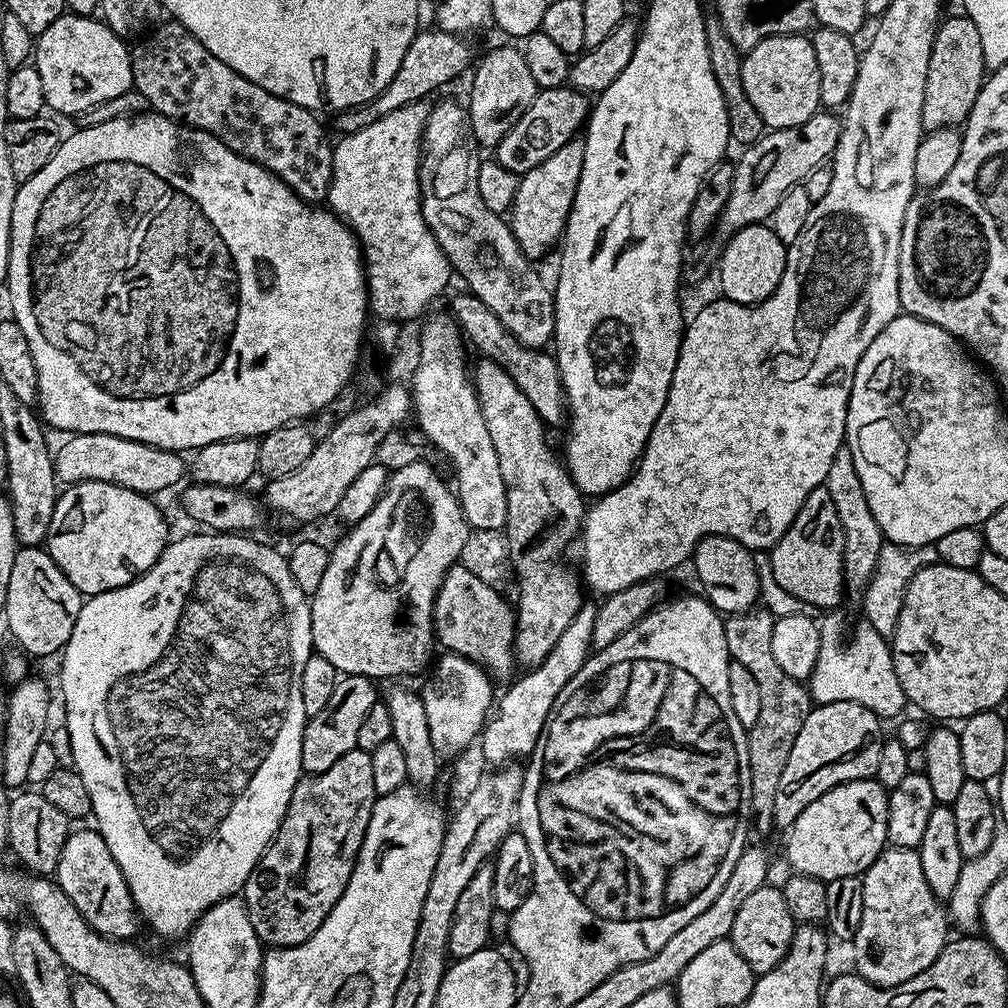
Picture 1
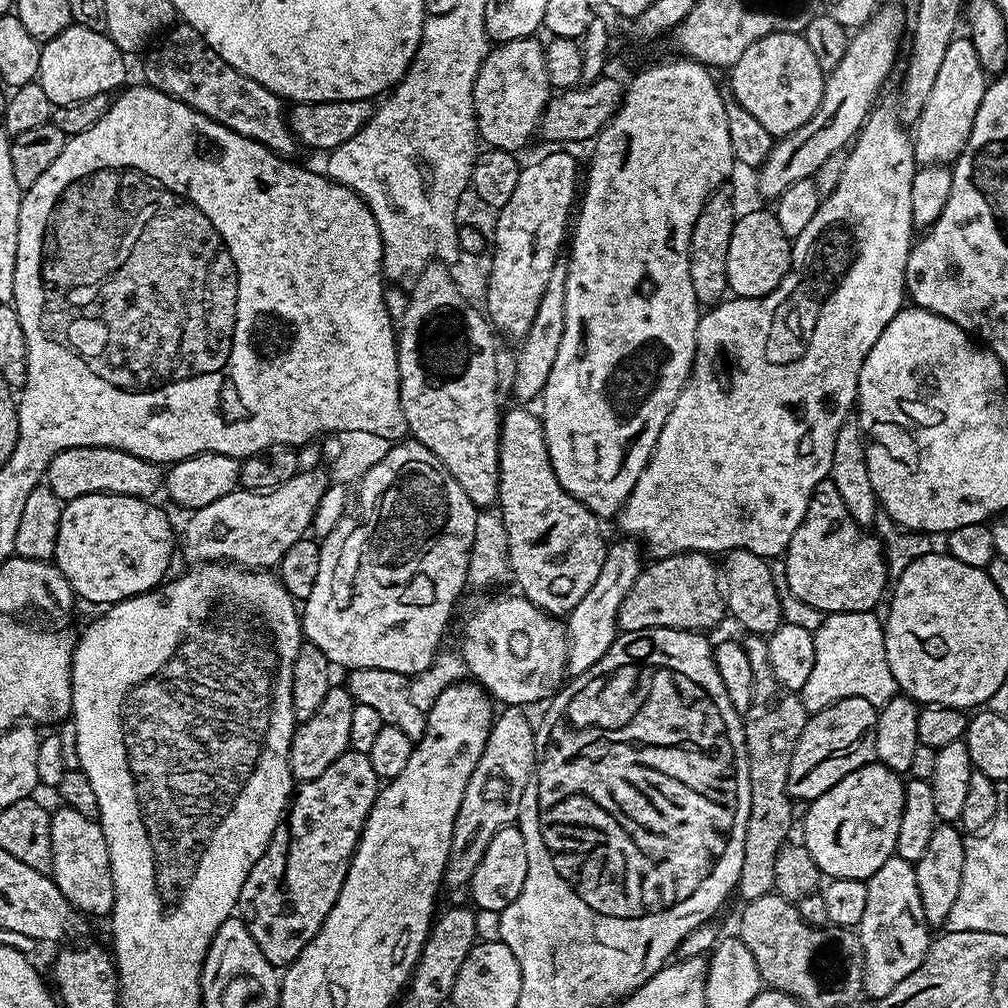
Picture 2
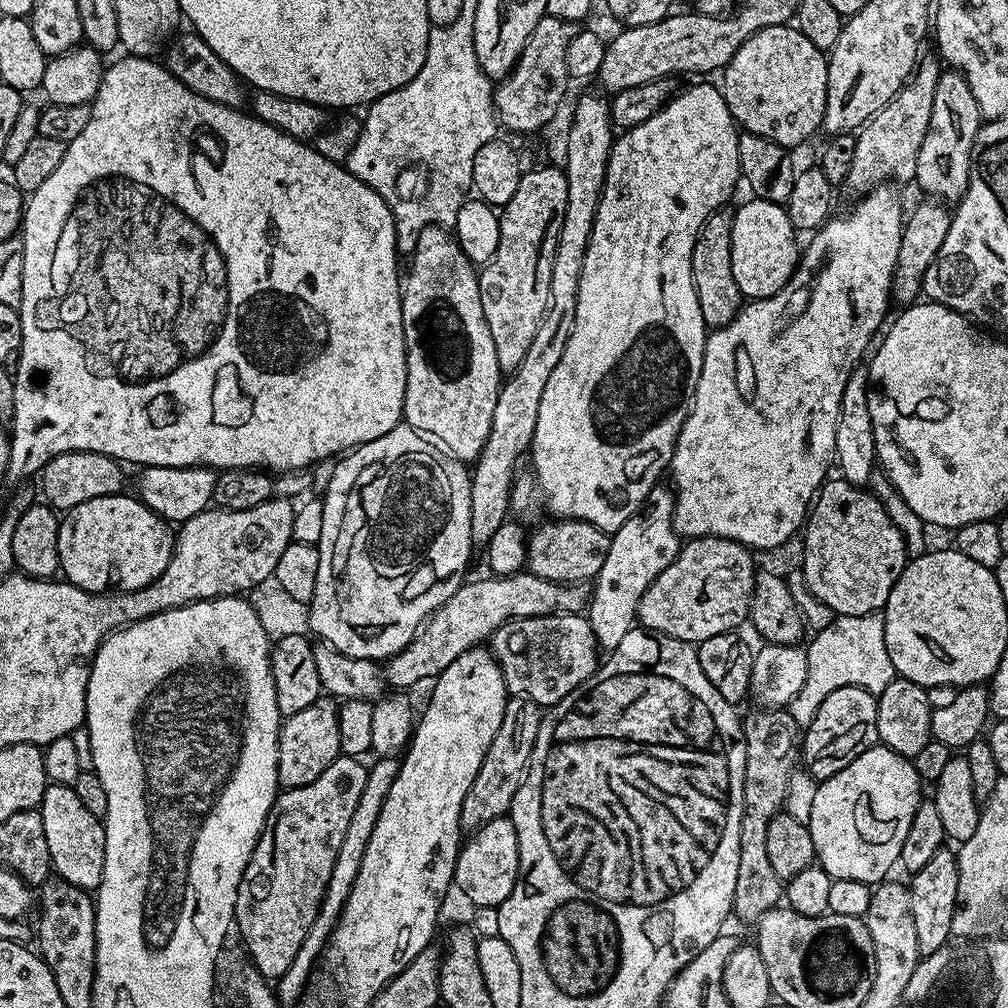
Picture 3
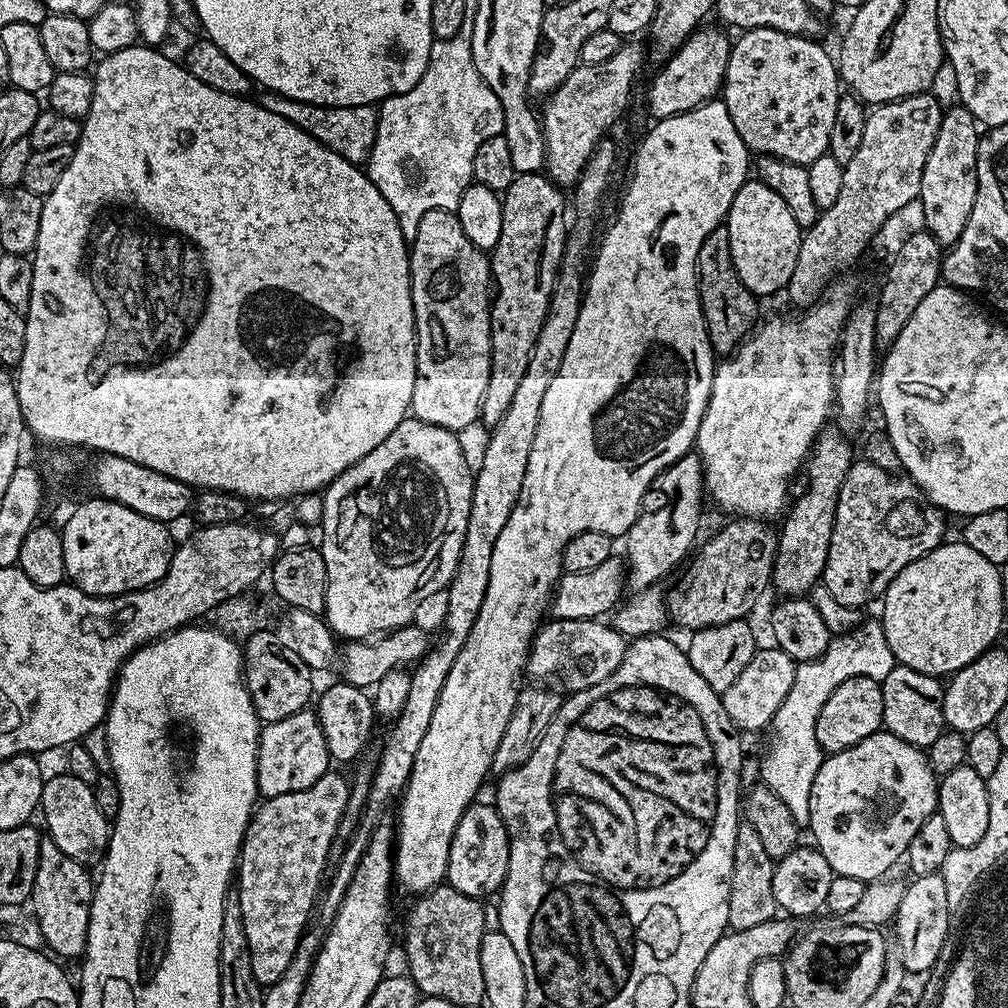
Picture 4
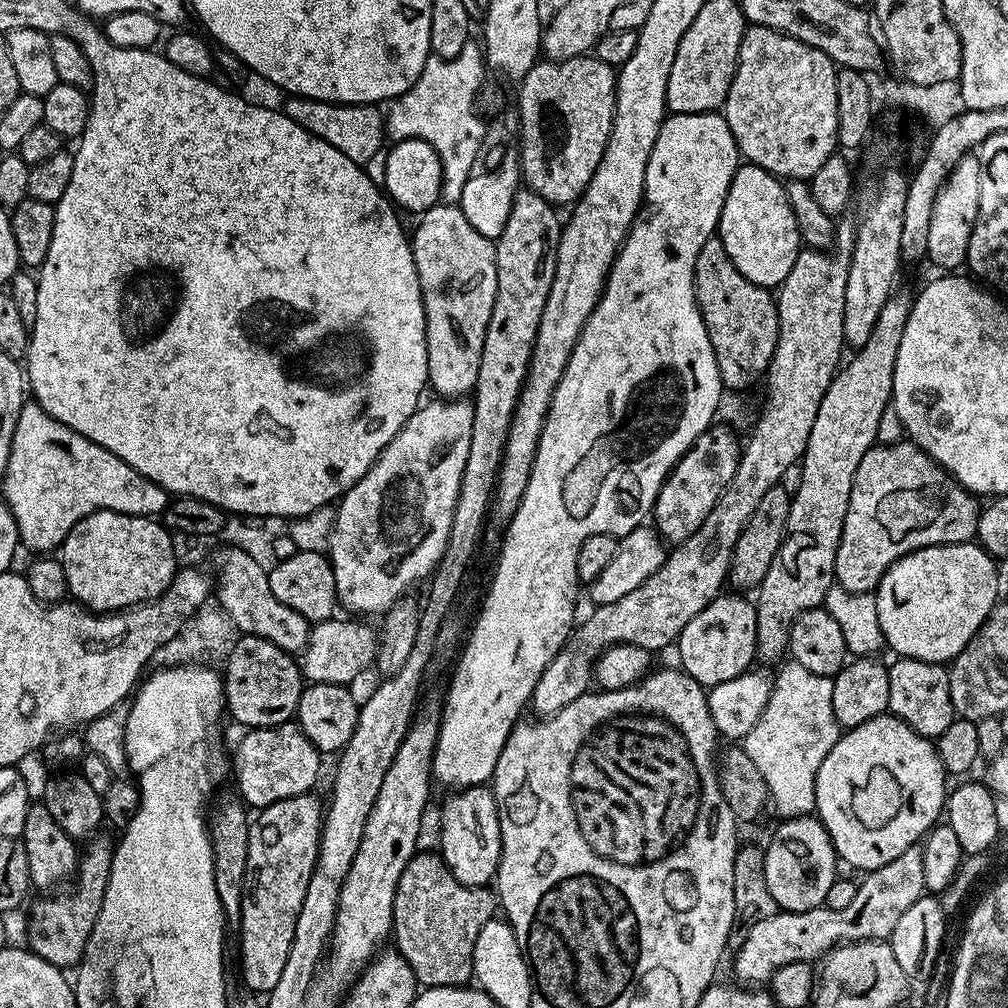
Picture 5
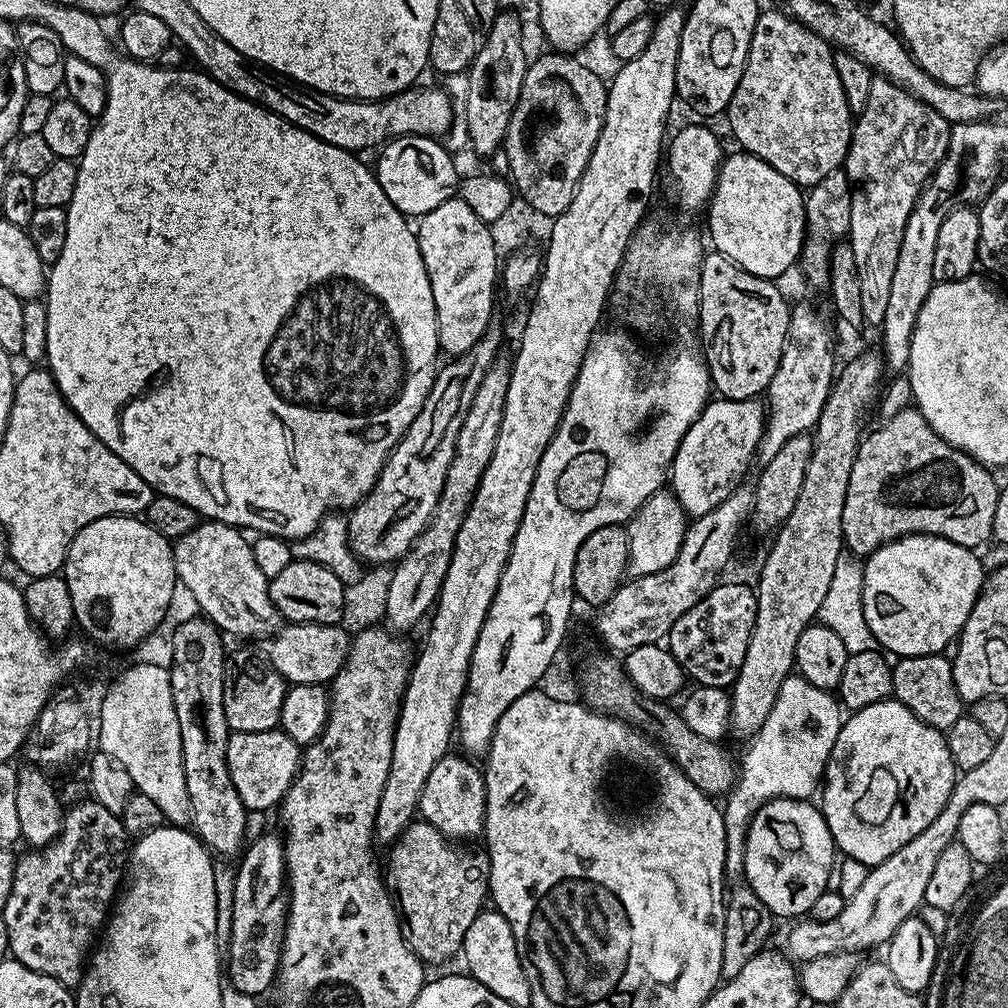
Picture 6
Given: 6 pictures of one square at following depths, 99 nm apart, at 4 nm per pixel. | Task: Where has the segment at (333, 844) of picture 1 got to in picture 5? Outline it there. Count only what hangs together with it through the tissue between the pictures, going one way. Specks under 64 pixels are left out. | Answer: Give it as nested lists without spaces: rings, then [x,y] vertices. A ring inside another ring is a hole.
[[[305,794],[274,802],[269,808],[259,809],[260,817],[248,825],[249,853],[238,935],[240,976],[252,992],[267,994],[274,990],[286,967],[290,942],[294,942],[294,922],[298,922],[298,910],[302,910],[302,898],[306,898],[306,886],[310,886],[316,856],[320,853],[322,804],[314,797]]]

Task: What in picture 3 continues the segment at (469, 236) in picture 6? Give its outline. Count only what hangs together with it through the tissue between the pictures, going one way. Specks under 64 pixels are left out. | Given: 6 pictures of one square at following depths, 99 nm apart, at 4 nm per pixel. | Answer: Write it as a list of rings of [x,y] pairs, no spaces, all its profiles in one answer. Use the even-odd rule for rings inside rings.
[[[432,224],[418,234],[410,260],[412,265],[409,268],[407,265],[400,294],[406,342],[406,394],[402,420],[417,432],[439,442],[455,459],[475,462],[486,446],[490,422],[494,422],[494,402],[498,402],[502,383],[498,350],[494,350],[494,338],[490,338],[490,326],[486,326],[486,314],[482,314],[478,268],[460,249],[455,235],[439,224]]]

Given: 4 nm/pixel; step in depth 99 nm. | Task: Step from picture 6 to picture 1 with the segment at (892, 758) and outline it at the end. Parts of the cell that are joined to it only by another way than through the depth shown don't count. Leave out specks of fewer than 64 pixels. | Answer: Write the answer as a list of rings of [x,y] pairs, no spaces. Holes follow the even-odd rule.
[[[851,780],[834,786],[834,790],[810,802],[787,829],[791,871],[825,882],[843,876],[860,876],[888,844],[887,817],[888,792],[879,780]]]

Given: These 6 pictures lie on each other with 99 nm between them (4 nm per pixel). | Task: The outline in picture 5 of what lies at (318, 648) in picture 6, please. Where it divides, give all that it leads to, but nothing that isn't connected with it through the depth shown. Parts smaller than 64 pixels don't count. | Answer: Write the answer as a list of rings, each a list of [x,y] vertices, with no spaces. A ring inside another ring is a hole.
[[[333,618],[324,620],[309,631],[308,644],[299,653],[298,663],[305,681],[314,684],[343,684],[351,685],[367,668],[371,669],[376,663],[378,649],[378,632],[368,624],[359,624],[359,619]]]

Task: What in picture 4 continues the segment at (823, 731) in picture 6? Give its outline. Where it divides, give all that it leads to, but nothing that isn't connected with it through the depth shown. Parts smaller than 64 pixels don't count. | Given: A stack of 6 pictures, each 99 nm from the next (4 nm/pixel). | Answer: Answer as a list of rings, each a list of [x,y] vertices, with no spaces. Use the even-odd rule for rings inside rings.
[[[879,619],[867,620],[849,632],[833,635],[824,656],[797,663],[794,686],[790,686],[790,694],[782,698],[782,706],[778,706],[770,725],[772,745],[760,764],[763,783],[774,790],[782,802],[786,802],[790,814],[794,814],[801,826],[807,825],[810,818],[810,790],[814,790],[814,778],[818,778],[818,770],[826,755],[816,737],[822,706],[826,706],[830,694],[834,694],[846,678],[869,676],[883,682],[886,674],[890,674],[890,670],[897,665],[890,642],[886,642],[883,623]]]

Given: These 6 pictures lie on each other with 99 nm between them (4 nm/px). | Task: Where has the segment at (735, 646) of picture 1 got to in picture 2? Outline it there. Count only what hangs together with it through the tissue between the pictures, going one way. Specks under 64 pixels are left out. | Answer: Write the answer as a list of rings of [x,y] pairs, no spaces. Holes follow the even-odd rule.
[[[748,634],[742,643],[746,650],[746,658],[750,658],[750,670],[754,670],[754,698],[750,702],[750,710],[743,713],[744,741],[748,755],[750,770],[750,818],[746,818],[746,838],[742,850],[742,870],[738,885],[738,896],[747,902],[754,898],[771,896],[774,892],[774,861],[778,859],[780,848],[789,839],[788,831],[792,828],[792,807],[794,801],[788,795],[788,775],[790,774],[790,758],[794,758],[794,746],[798,746],[798,738],[808,721],[809,712],[804,709],[799,695],[791,692],[778,678],[774,678],[774,670],[770,666],[770,650],[767,639],[763,636]]]

